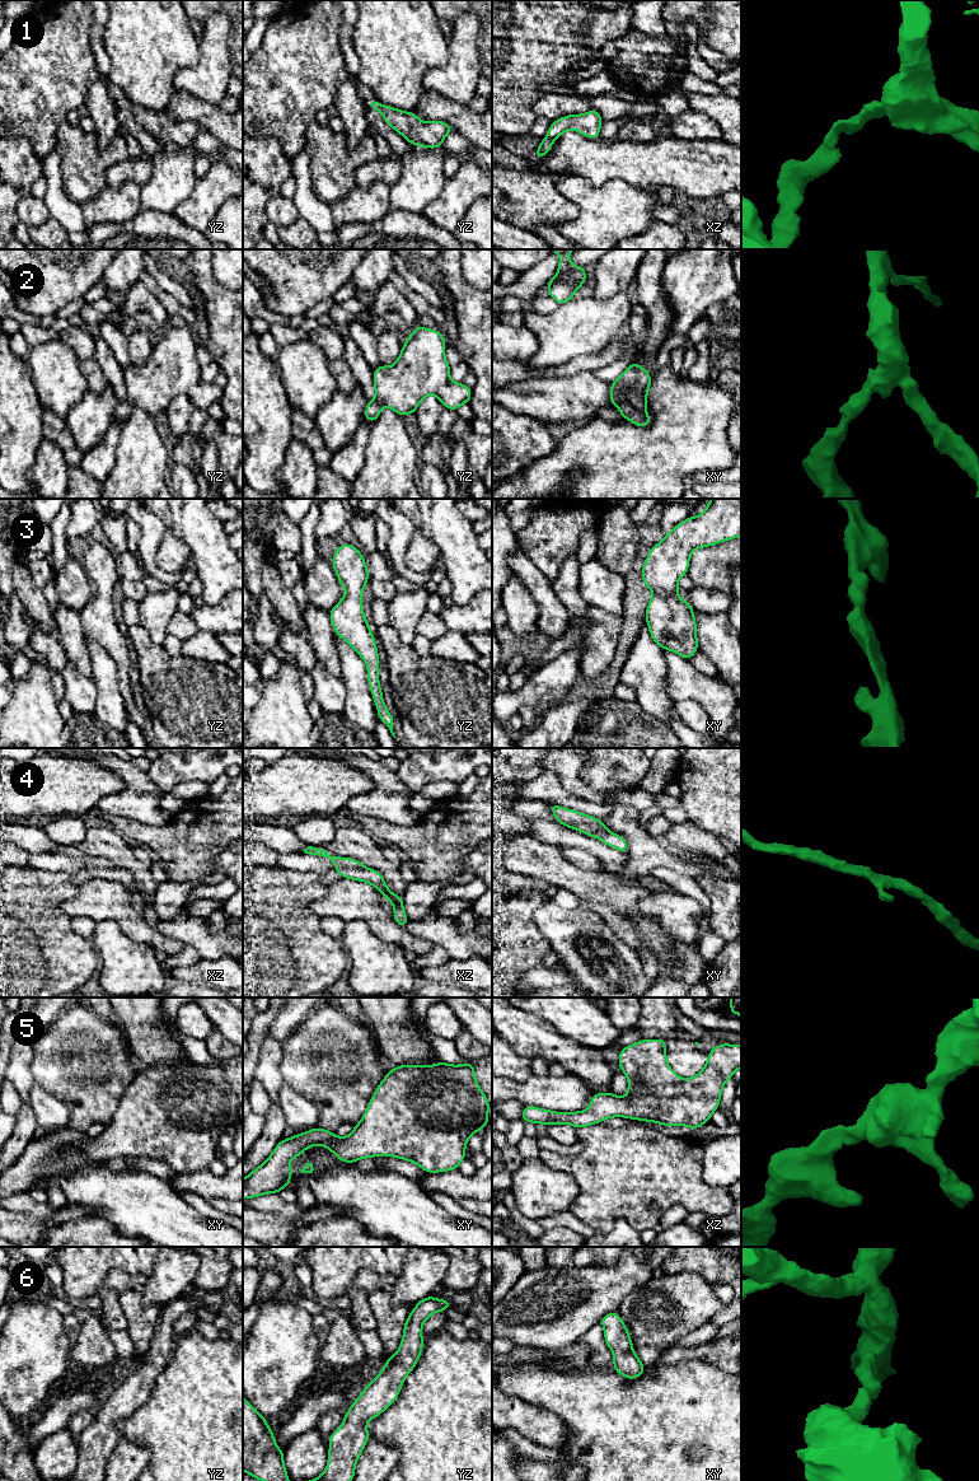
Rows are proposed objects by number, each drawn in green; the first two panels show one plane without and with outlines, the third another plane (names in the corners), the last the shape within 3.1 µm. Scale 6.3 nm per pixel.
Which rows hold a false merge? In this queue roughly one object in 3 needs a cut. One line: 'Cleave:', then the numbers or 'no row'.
Cleave: no row

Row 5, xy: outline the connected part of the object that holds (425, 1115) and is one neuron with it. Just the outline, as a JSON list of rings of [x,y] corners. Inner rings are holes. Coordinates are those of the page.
[[[473,1062],[394,1066],[378,1085],[361,1121],[350,1135],[338,1137],[336,1132],[317,1126],[300,1135],[294,1134],[291,1139],[282,1139],[272,1154],[243,1179],[243,1199],[278,1193],[289,1187],[294,1173],[290,1160],[313,1145],[323,1145],[345,1163],[388,1155],[409,1160],[427,1173],[458,1169],[465,1159],[468,1139],[490,1122],[490,1107],[476,1080]]]

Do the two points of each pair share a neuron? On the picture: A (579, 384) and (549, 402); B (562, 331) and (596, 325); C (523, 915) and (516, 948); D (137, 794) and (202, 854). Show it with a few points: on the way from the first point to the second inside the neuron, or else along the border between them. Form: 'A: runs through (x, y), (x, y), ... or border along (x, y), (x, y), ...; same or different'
A: runs through (571, 392), (563, 400), (557, 400); same
B: runs through (571, 331), (588, 325); same
C: runs through (520, 923), (520, 940); same
D: border along (174, 814), (160, 827), (146, 827), (137, 822); different

